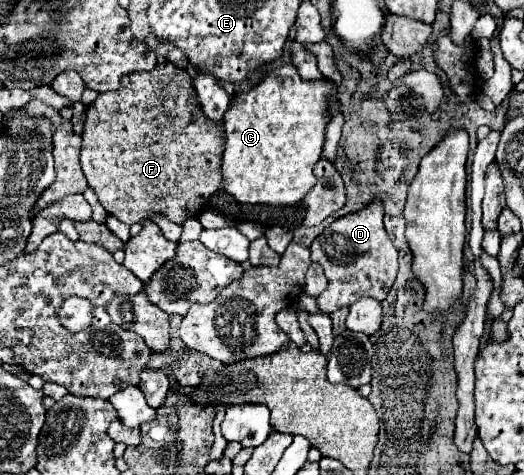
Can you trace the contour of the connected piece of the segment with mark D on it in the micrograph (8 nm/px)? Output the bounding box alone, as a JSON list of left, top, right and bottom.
[311,202,397,314]

